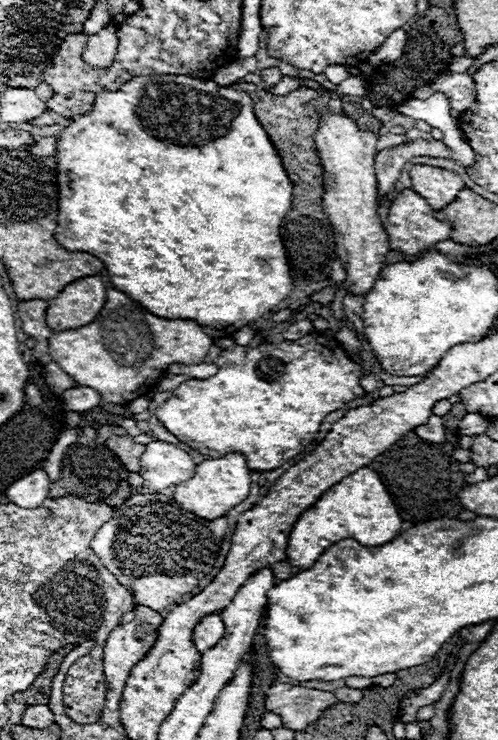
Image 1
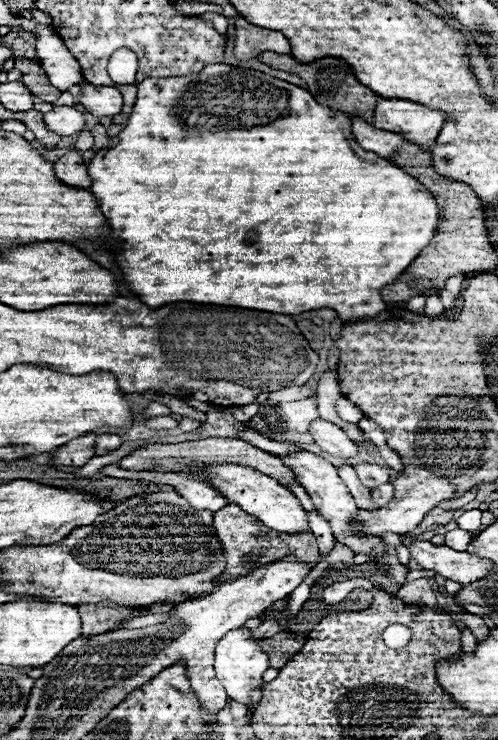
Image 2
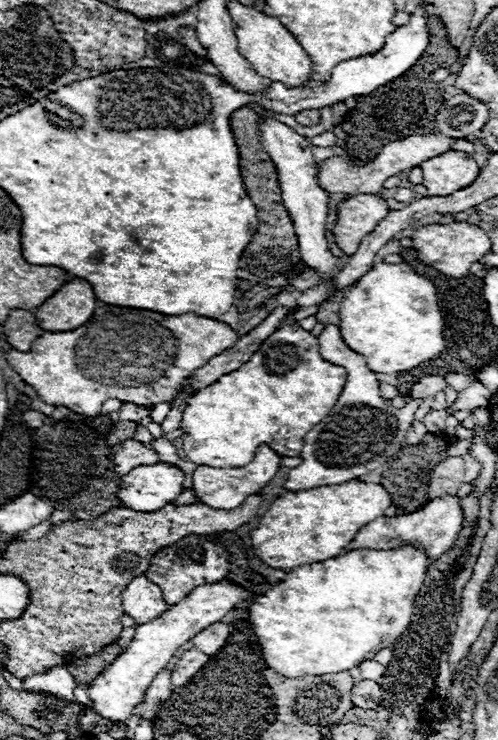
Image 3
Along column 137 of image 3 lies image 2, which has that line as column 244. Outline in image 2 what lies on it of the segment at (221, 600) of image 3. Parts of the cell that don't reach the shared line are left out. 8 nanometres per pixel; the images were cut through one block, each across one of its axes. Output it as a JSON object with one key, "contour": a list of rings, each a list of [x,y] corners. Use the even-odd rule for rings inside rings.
{"contour":[[[236,628],[232,632],[228,632],[228,636],[224,636],[220,640],[220,644],[216,646],[216,674],[218,680],[222,682],[222,686],[226,688],[226,694],[230,700],[236,700],[244,706],[252,704],[252,690],[262,688],[264,680],[264,670],[268,668],[268,656],[258,648],[258,640],[250,636],[248,628]]]}

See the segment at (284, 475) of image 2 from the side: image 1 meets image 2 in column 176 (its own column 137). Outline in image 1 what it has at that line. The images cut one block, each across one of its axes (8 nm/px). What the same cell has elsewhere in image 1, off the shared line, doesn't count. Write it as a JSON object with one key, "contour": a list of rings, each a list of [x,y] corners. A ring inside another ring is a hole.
{"contour":[[[110,436],[106,440],[106,446],[122,460],[122,464],[130,470],[130,472],[138,472],[140,470],[140,456],[144,452],[144,444],[136,444],[130,436]]]}

